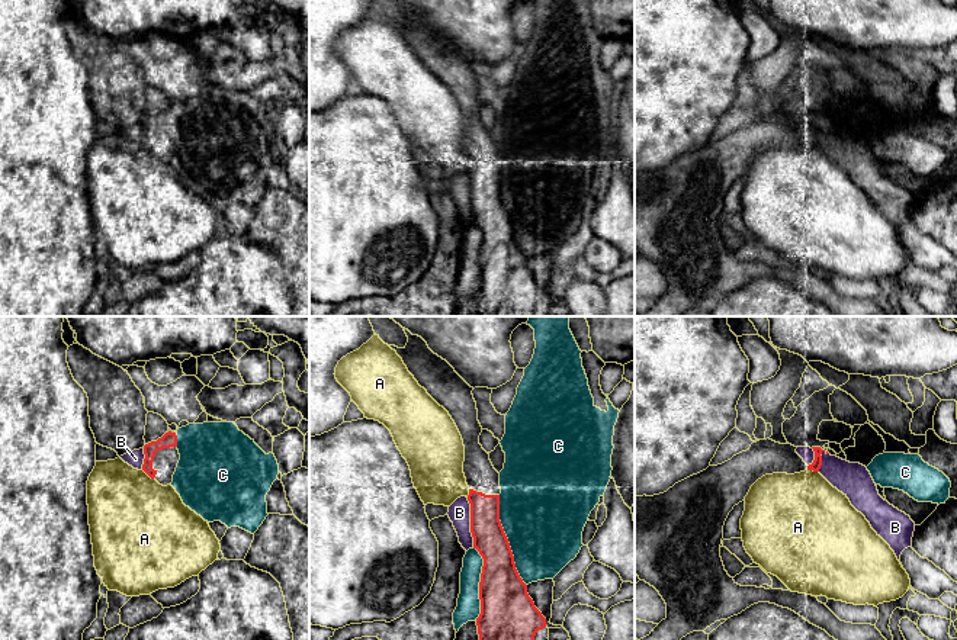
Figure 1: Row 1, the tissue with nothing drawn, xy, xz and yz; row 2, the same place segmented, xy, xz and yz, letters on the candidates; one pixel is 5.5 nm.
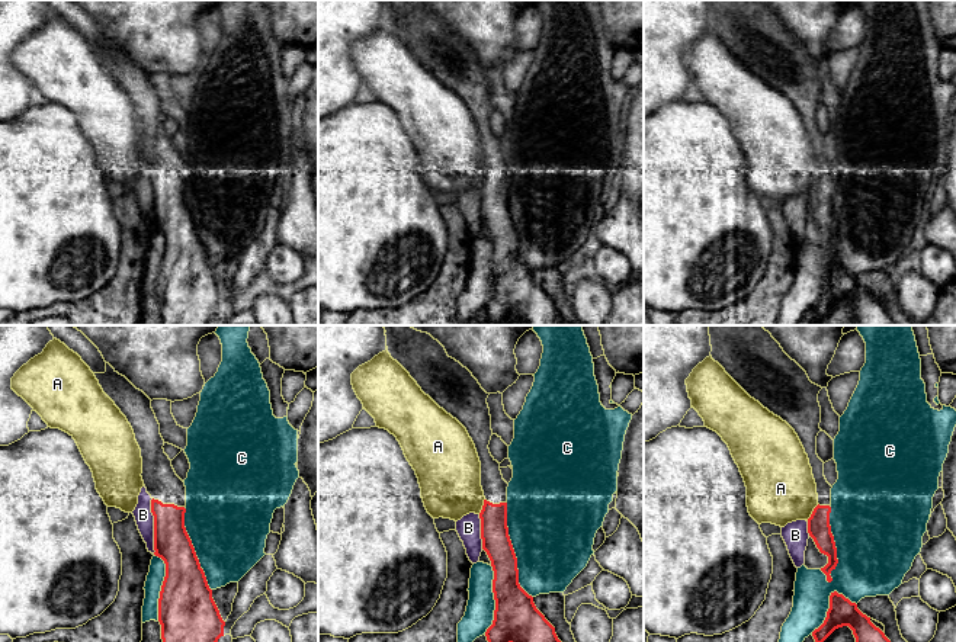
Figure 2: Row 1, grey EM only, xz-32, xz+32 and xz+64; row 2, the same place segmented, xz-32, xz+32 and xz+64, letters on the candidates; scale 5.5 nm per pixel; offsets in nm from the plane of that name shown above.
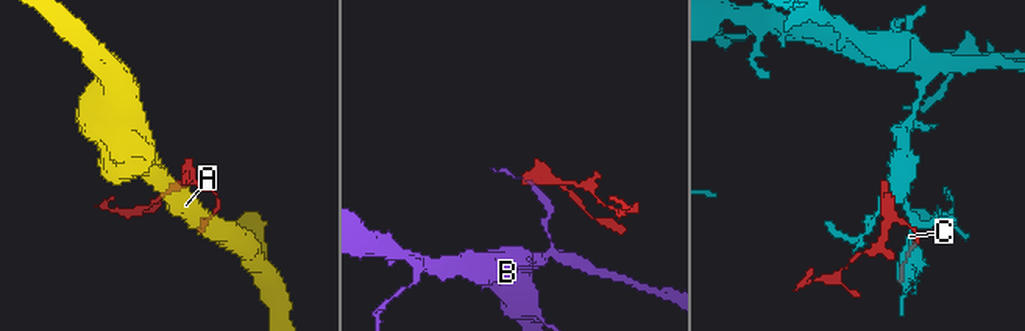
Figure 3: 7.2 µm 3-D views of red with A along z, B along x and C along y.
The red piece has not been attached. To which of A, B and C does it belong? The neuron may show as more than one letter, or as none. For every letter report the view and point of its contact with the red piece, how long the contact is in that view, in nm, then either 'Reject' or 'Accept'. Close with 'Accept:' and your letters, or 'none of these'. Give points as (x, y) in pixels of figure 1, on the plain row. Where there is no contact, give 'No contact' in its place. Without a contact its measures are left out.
A: Touches red at xy (147, 148). Shared border 90 nm. Reject
B: Touches red at xz (471, 198). Shared border 280 nm. Reject
C: Touches red at xz (507, 215). Shared border 550 nm. Reject
Accept: none of these

